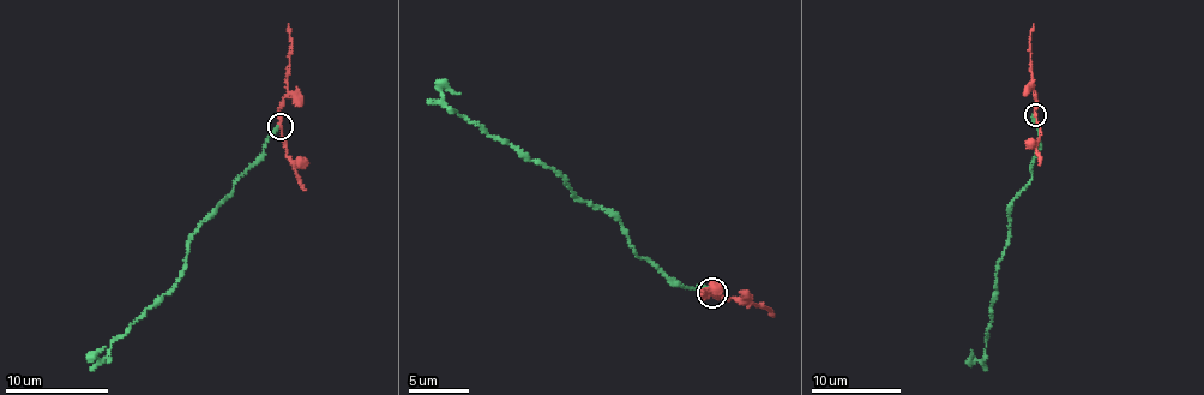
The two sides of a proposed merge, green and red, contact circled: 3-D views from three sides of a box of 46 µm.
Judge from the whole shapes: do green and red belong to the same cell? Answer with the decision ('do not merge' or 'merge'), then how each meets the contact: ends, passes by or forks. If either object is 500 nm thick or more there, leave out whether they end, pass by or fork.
do not merge; green ends there; red passes by

